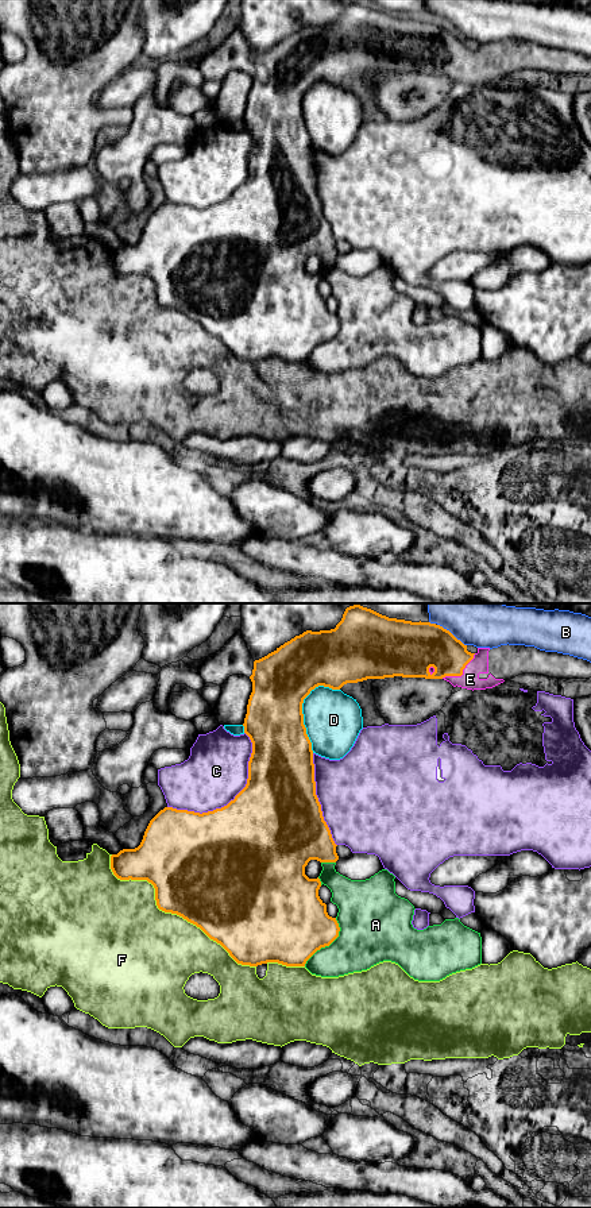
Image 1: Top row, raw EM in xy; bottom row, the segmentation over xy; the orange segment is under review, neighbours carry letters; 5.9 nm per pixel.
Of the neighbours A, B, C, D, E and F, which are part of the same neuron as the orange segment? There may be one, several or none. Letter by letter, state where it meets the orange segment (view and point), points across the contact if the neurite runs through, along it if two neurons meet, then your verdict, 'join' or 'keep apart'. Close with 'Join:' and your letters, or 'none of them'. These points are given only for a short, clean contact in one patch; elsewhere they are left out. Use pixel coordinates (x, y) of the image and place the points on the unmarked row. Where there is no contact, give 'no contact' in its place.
A: contact xy (328, 340); join
B: contact xy (451, 29); keep apart
C: contact xy (231, 196); keep apart
D: contact xy (301, 103); keep apart
E: contact xy (462, 69); join
F: contact xy (167, 307); keep apart
Join: A, E

